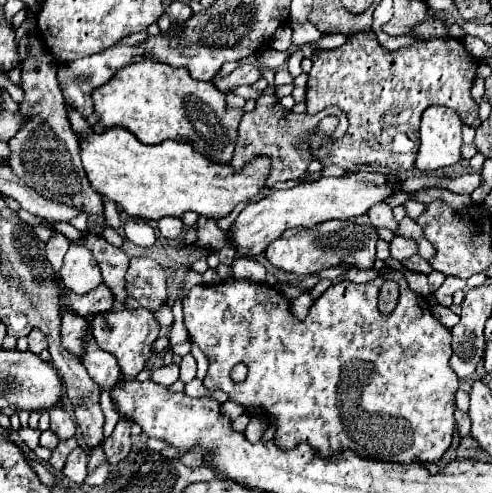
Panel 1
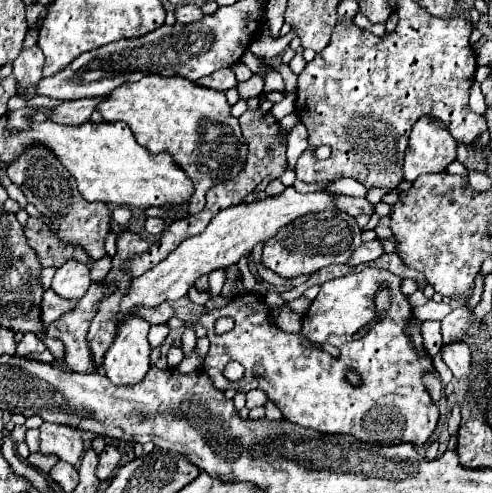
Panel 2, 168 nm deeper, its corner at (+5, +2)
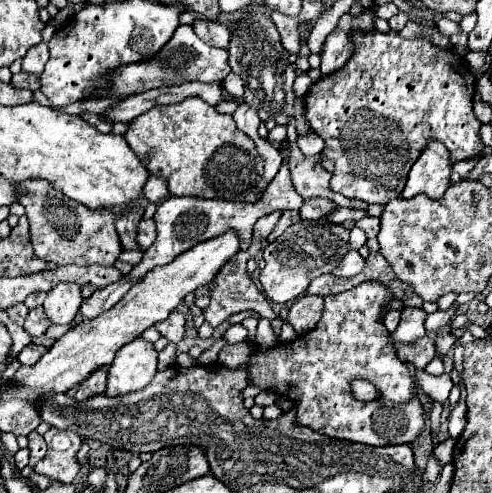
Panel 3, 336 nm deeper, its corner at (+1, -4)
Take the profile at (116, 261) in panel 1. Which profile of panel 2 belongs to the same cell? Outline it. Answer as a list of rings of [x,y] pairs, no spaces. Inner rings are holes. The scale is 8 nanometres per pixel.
[[[30,217],[26,221],[24,233],[26,233],[26,239],[30,241],[30,247],[38,253],[42,269],[46,269],[46,267],[58,269],[68,259],[90,263],[90,257],[84,253],[84,249],[60,243],[58,237],[44,225],[44,221],[40,221],[36,217]]]

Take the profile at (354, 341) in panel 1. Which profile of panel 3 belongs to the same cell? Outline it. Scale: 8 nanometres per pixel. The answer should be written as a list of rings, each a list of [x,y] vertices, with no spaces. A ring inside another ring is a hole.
[[[376,281],[328,295],[322,319],[312,331],[268,349],[250,341],[226,343],[218,355],[218,363],[226,369],[246,367],[252,385],[282,397],[288,395],[296,405],[298,425],[374,447],[414,443],[424,429],[426,411],[418,399],[412,369],[398,359],[394,341],[384,325],[384,307],[394,299],[394,291]],[[354,377],[368,379],[380,397],[372,403],[356,401],[350,393],[350,381]]]

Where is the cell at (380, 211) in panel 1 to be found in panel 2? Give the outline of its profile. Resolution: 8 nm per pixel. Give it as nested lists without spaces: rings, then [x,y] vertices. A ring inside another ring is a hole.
[[[336,197],[334,203],[338,205],[338,211],[350,213],[352,217],[358,215],[372,215],[372,205],[364,197]]]

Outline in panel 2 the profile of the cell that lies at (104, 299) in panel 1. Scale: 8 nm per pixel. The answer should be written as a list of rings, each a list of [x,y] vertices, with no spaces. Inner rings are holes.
[[[46,289],[42,295],[42,305],[40,305],[40,313],[42,313],[42,323],[50,325],[54,323],[62,313],[68,313],[70,309],[74,309],[76,301],[68,301],[58,297],[52,289]]]

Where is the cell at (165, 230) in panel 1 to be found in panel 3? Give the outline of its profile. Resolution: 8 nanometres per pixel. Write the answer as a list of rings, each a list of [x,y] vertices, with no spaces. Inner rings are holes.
[[[142,219],[138,225],[138,243],[142,243],[142,249],[150,247],[156,239],[156,225],[152,219]]]

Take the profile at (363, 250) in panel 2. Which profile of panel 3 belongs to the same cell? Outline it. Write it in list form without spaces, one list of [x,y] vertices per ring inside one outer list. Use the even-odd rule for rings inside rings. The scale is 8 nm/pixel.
[[[350,251],[350,253],[342,259],[342,263],[340,263],[338,271],[334,271],[334,275],[338,275],[338,277],[352,277],[352,275],[358,275],[358,271],[362,271],[364,265],[366,265],[364,257],[362,257],[358,251]]]

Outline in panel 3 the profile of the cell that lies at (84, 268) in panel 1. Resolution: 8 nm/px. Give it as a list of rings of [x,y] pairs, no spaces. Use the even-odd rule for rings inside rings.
[[[58,283],[48,291],[44,301],[46,315],[52,323],[72,323],[82,303],[82,287],[78,283]]]

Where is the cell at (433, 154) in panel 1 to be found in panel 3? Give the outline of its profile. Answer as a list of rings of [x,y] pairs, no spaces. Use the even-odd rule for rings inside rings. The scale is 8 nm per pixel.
[[[430,139],[426,149],[420,153],[420,157],[410,169],[402,197],[410,199],[414,195],[426,193],[432,199],[438,199],[450,185],[450,173],[452,173],[450,151],[438,139]]]

